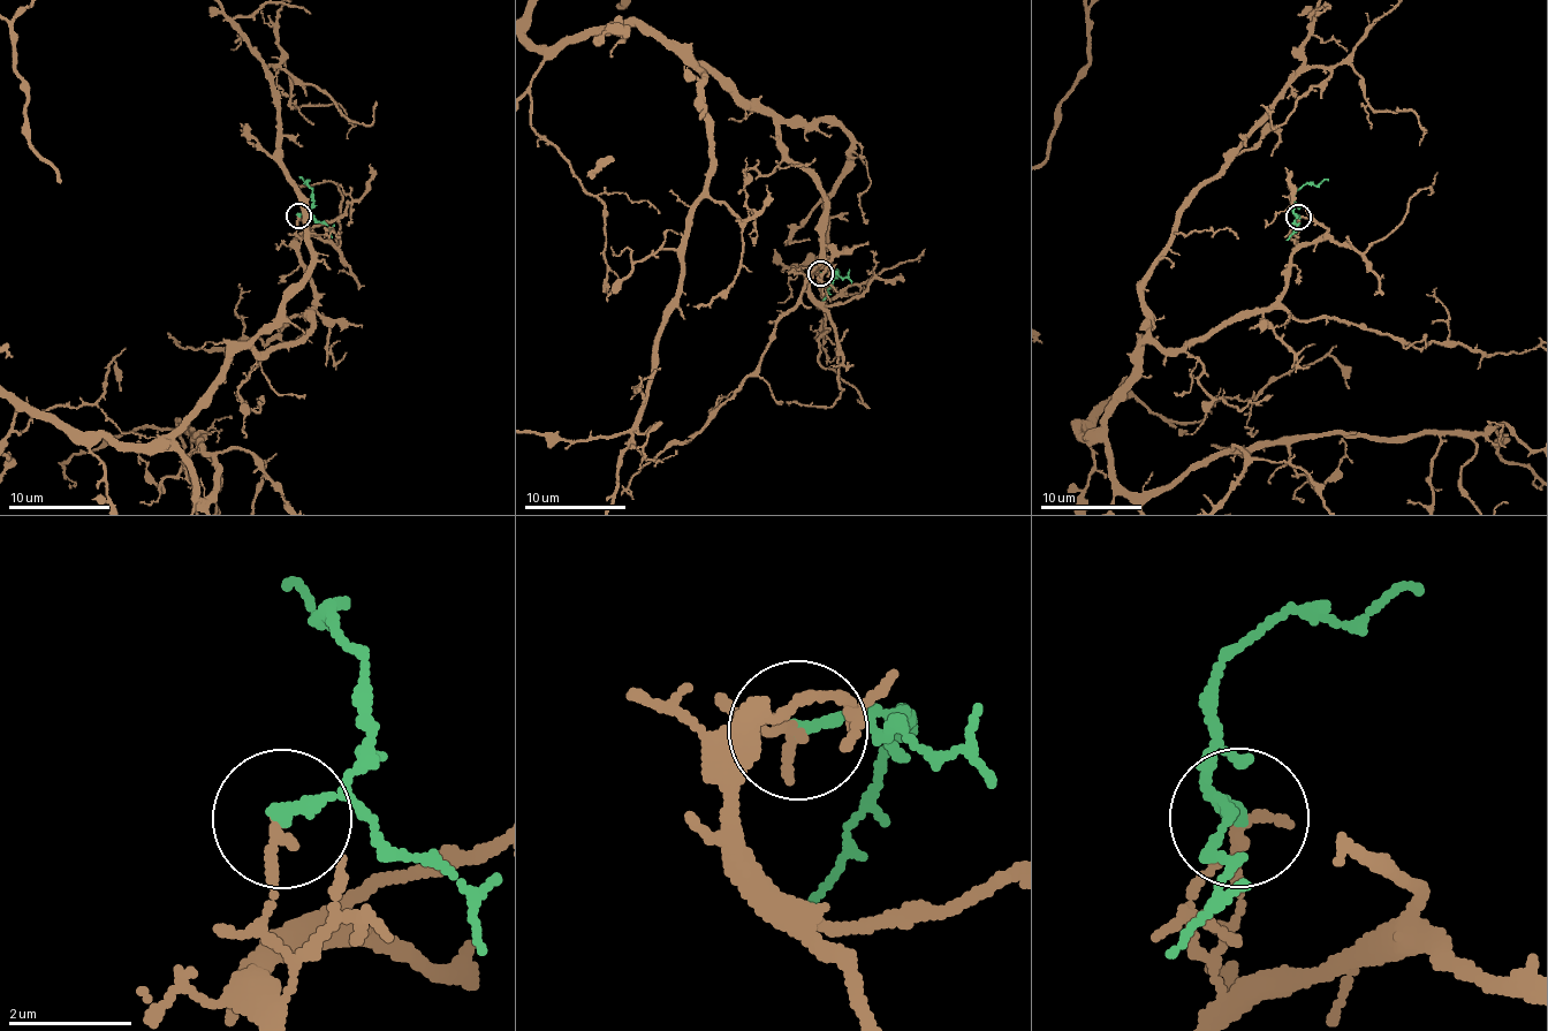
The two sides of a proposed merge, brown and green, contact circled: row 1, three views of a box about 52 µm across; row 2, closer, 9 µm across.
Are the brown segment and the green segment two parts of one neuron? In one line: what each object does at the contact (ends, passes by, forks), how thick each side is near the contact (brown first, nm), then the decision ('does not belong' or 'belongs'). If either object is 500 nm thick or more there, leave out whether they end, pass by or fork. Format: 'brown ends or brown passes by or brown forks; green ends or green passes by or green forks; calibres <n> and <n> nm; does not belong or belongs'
brown ends; green ends; calibres 190 and 200 nm; does not belong

